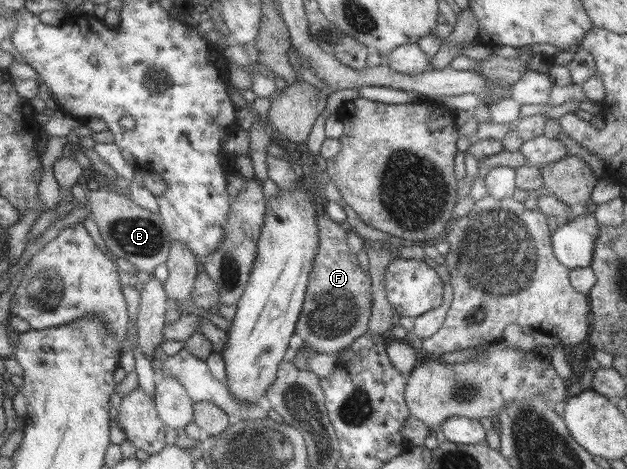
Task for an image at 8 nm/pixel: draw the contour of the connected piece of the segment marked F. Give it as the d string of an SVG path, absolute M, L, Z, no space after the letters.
M320 213L317 216L317 252L311 263L302 309L294 333L316 353L339 354L366 332L370 315L370 274L359 267L356 256L345 243L348 228Z

